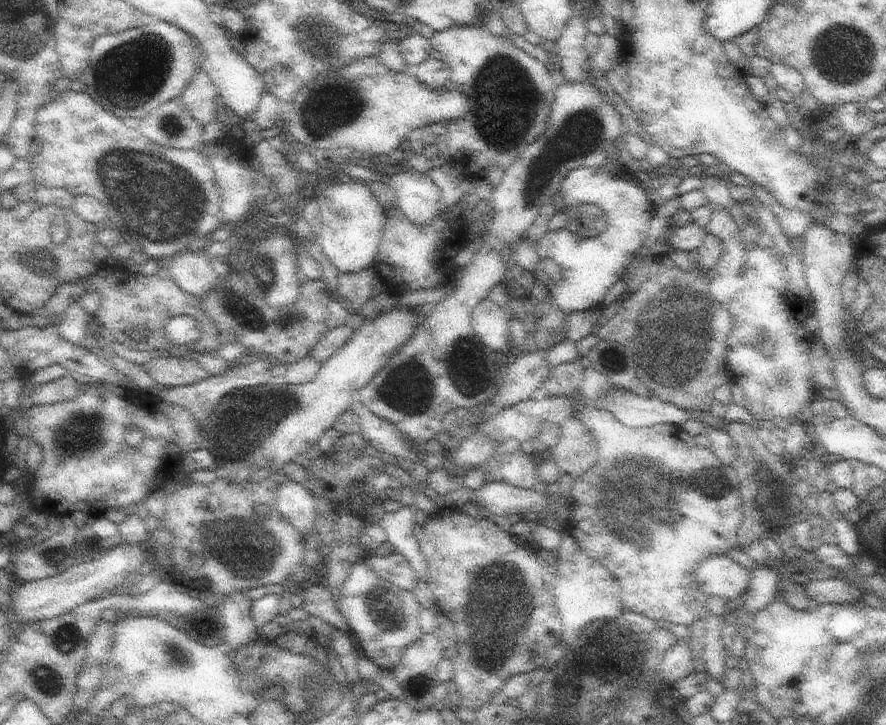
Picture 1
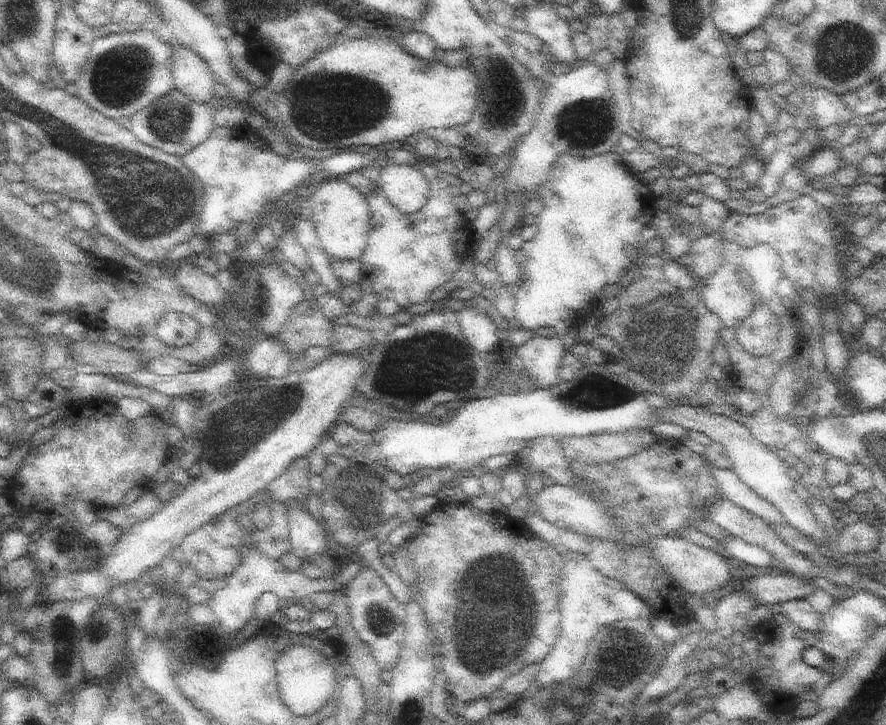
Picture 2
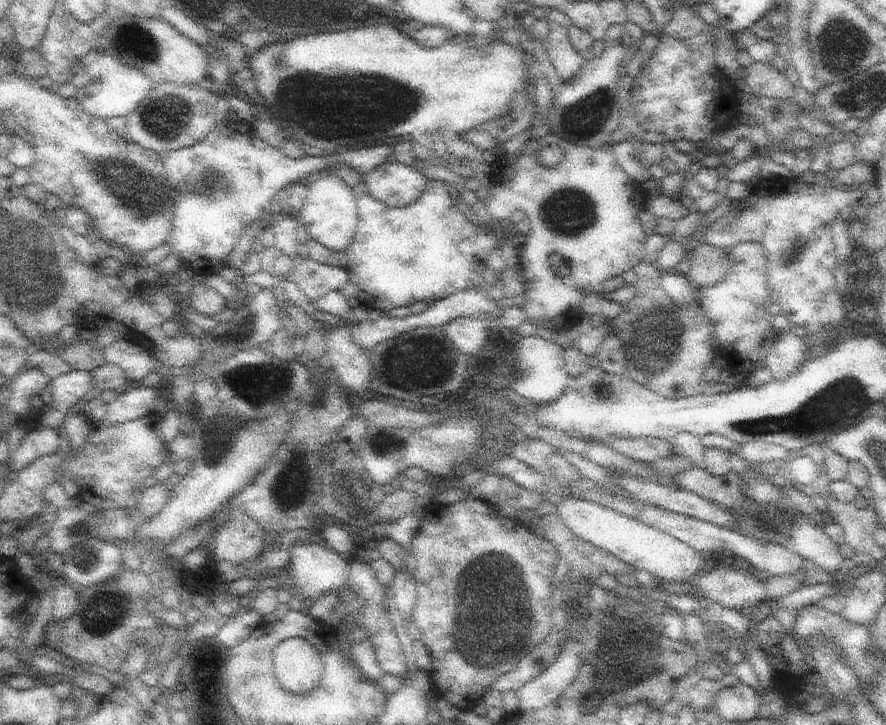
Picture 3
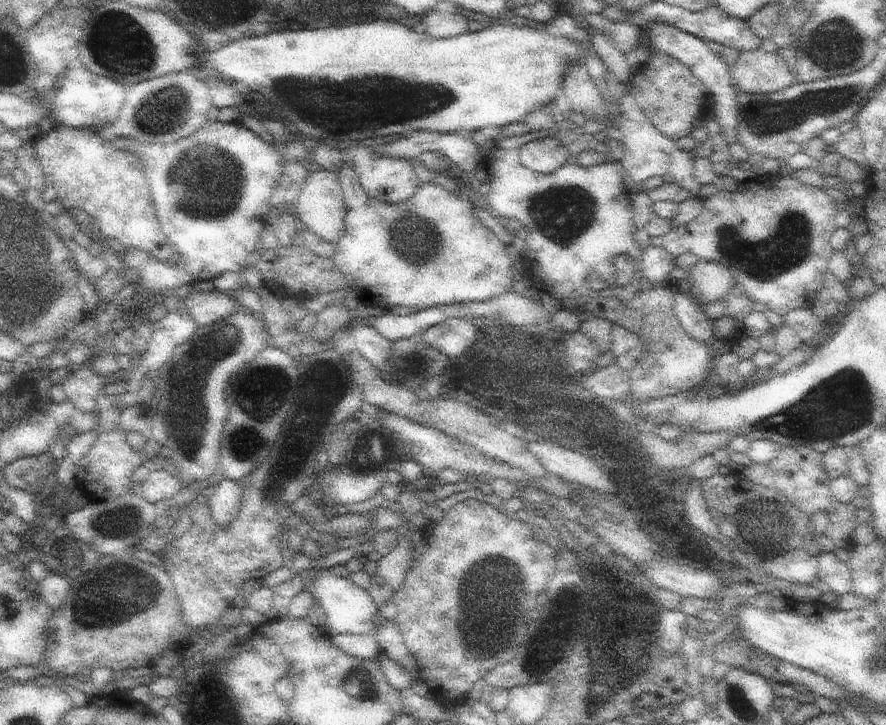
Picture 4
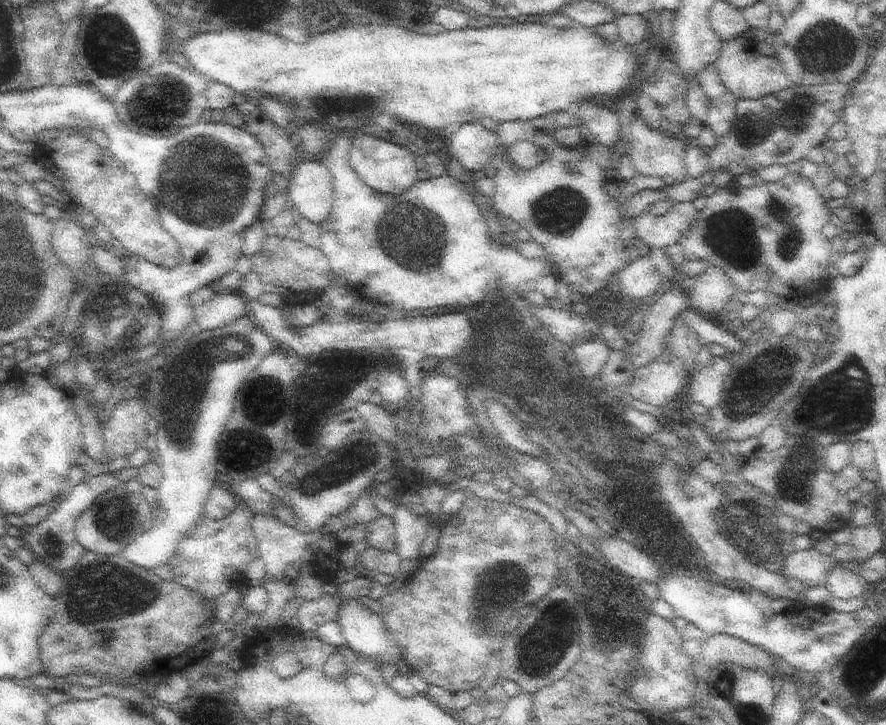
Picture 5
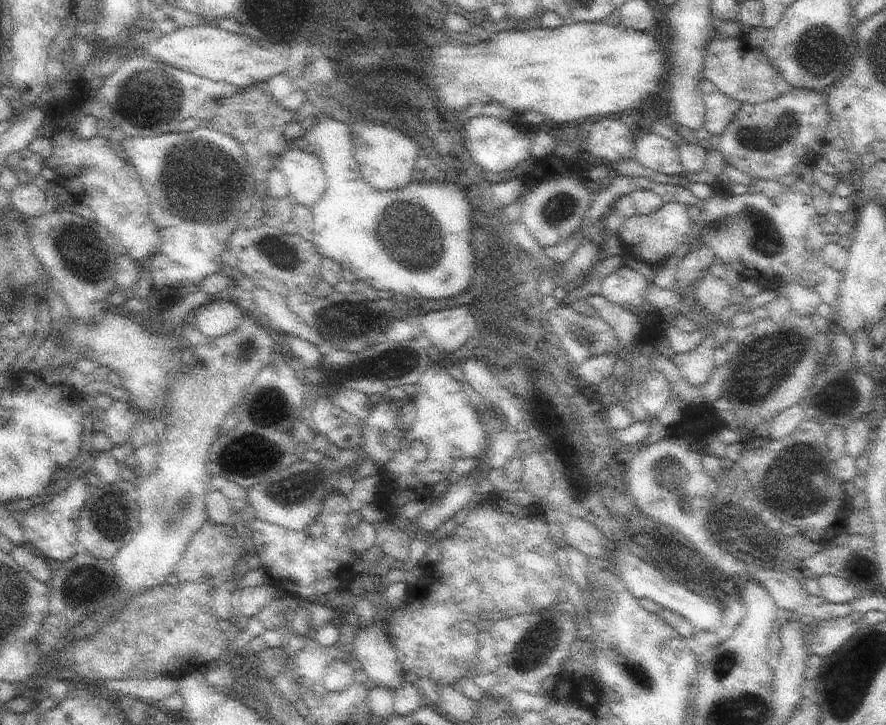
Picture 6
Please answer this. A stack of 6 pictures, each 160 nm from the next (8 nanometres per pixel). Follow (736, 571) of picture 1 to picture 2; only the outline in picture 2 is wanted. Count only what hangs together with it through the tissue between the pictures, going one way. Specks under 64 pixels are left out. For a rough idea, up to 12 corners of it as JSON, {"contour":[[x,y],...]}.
{"contour":[[658,537],[654,558],[688,593],[732,582],[729,559],[676,537]]}

